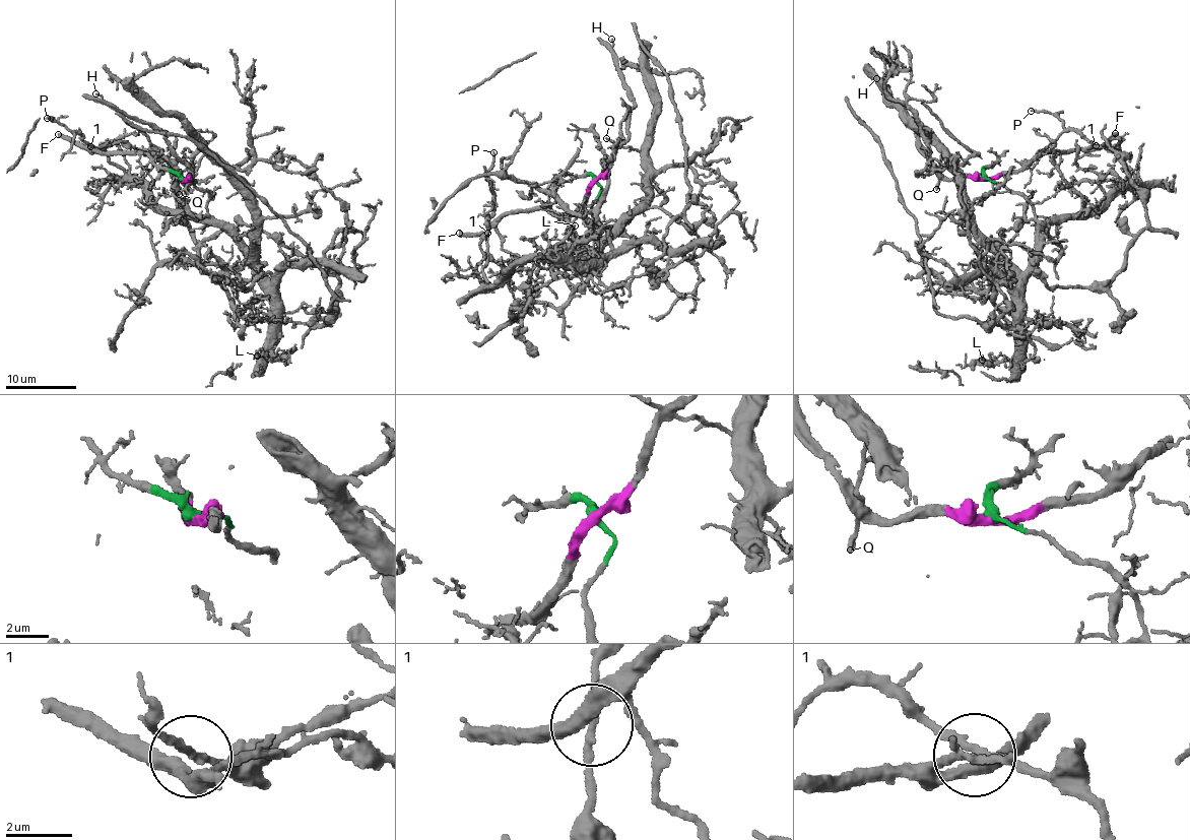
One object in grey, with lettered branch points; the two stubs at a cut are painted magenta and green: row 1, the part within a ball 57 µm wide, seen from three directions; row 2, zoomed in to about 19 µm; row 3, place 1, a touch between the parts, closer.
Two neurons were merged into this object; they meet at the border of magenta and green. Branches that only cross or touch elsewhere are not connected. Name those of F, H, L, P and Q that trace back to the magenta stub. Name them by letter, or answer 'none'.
F, H, Q

